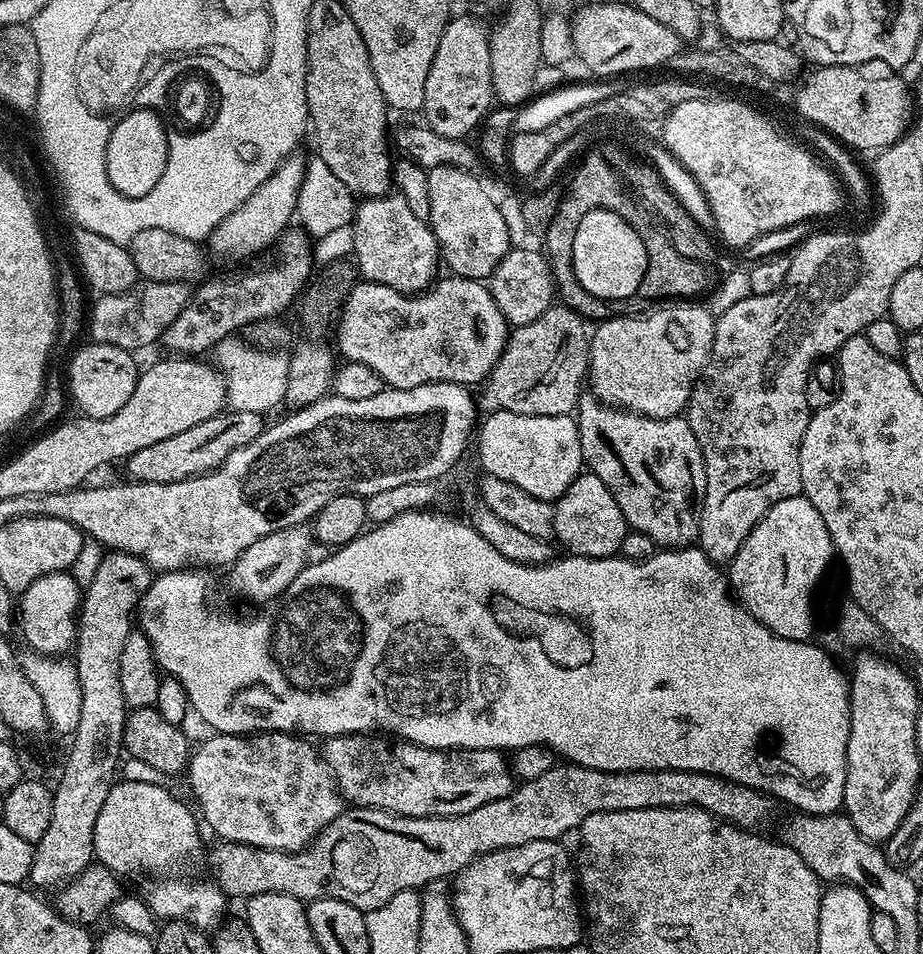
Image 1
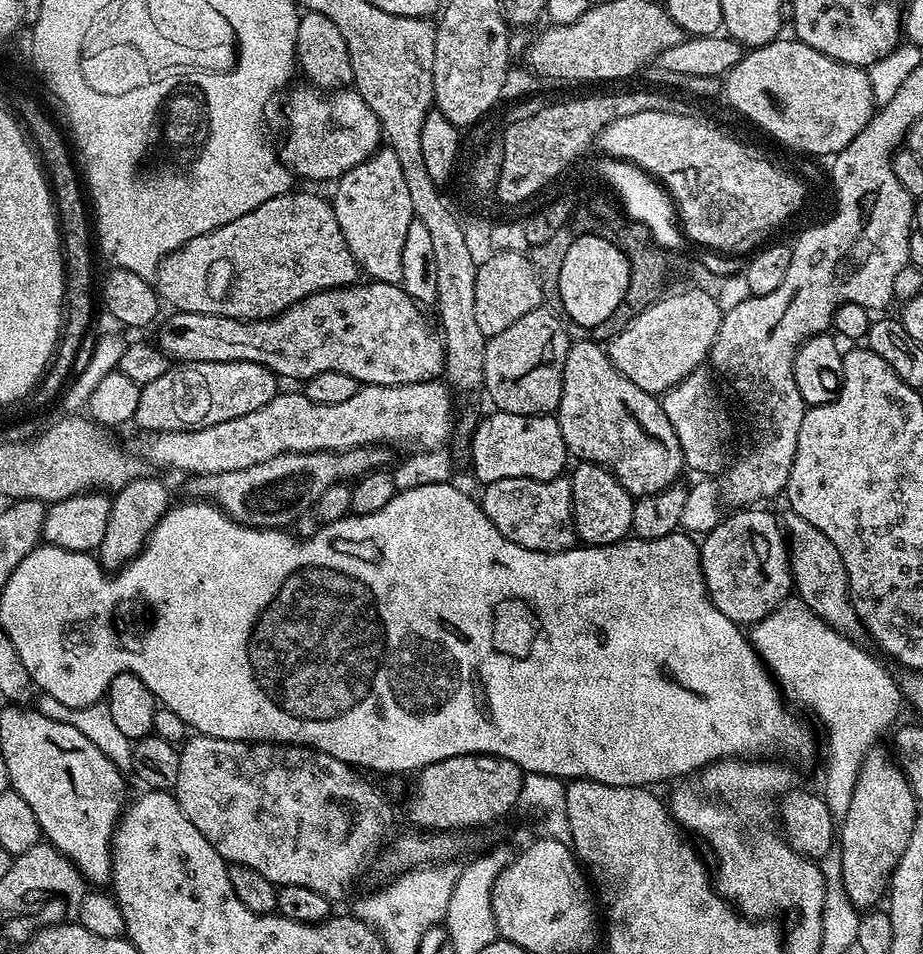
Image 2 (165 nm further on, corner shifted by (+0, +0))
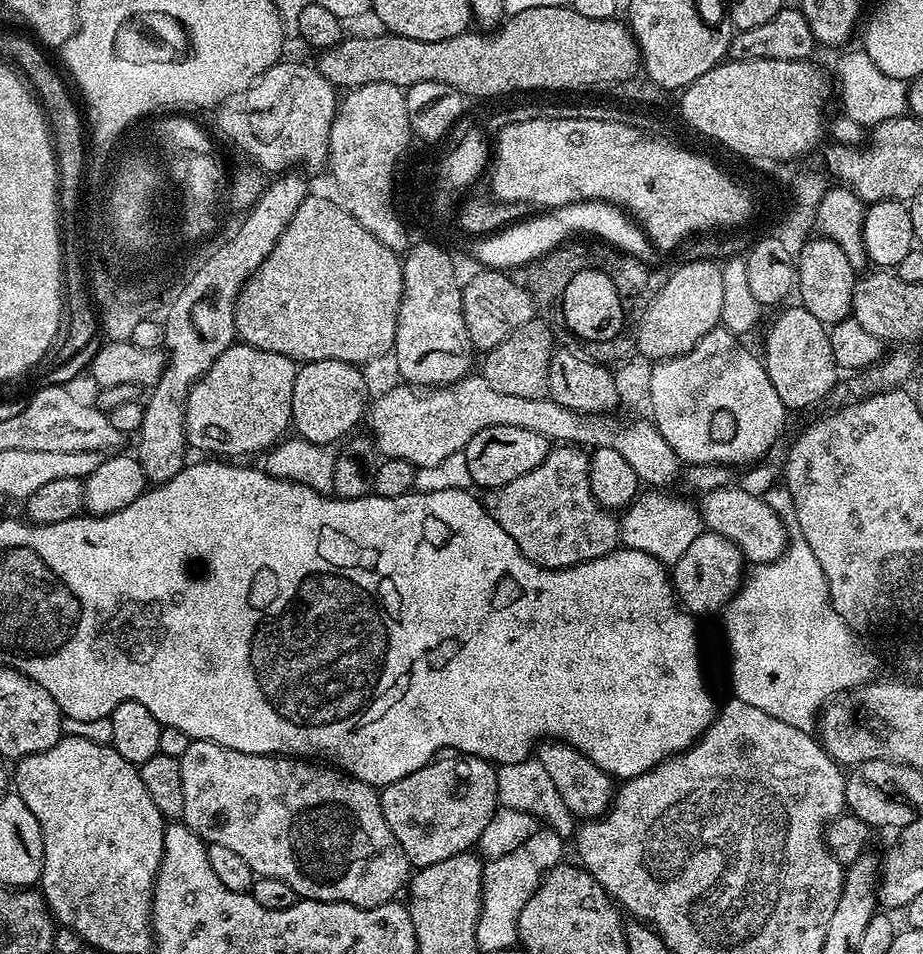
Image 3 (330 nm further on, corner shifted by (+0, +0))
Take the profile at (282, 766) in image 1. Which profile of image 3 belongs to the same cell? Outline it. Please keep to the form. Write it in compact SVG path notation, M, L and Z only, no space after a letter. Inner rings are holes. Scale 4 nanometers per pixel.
M192 740L186 747L186 752L180 756L179 762L182 770L183 823L187 824L190 831L198 833L205 844L227 846L229 850L234 850L234 854L239 854L256 876L278 878L286 882L286 886L291 886L296 891L297 897L305 900L325 900L327 904L353 904L359 908L377 908L379 904L395 901L399 897L396 895L399 892L401 895L405 891L410 880L410 865L402 846L398 846L398 838L390 834L390 826L386 826L386 818L382 818L380 793L373 785L356 780L335 767L325 766L323 763L308 764L312 762L289 755L246 754L242 750L230 750L212 740Z

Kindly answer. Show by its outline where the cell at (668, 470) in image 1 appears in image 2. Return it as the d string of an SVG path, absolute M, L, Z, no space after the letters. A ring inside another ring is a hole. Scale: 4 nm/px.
M591 338L580 340L569 347L566 358L564 359L564 377L562 378L562 398L560 404L554 413L558 426L562 430L562 438L568 447L569 457L575 458L577 461L585 464L597 464L602 466L607 472L612 473L612 477L618 482L622 482L624 489L628 491L633 498L641 496L649 496L650 494L658 494L658 490L666 490L671 484L677 483L681 479L680 471L685 471L684 455L682 454L682 446L678 446L678 434L674 434L674 426L670 426L670 418L666 418L663 403L653 393L642 390L638 386L634 386L634 382L630 382L630 378L626 378L612 364L612 359L608 356L607 347L603 343L597 342Z

